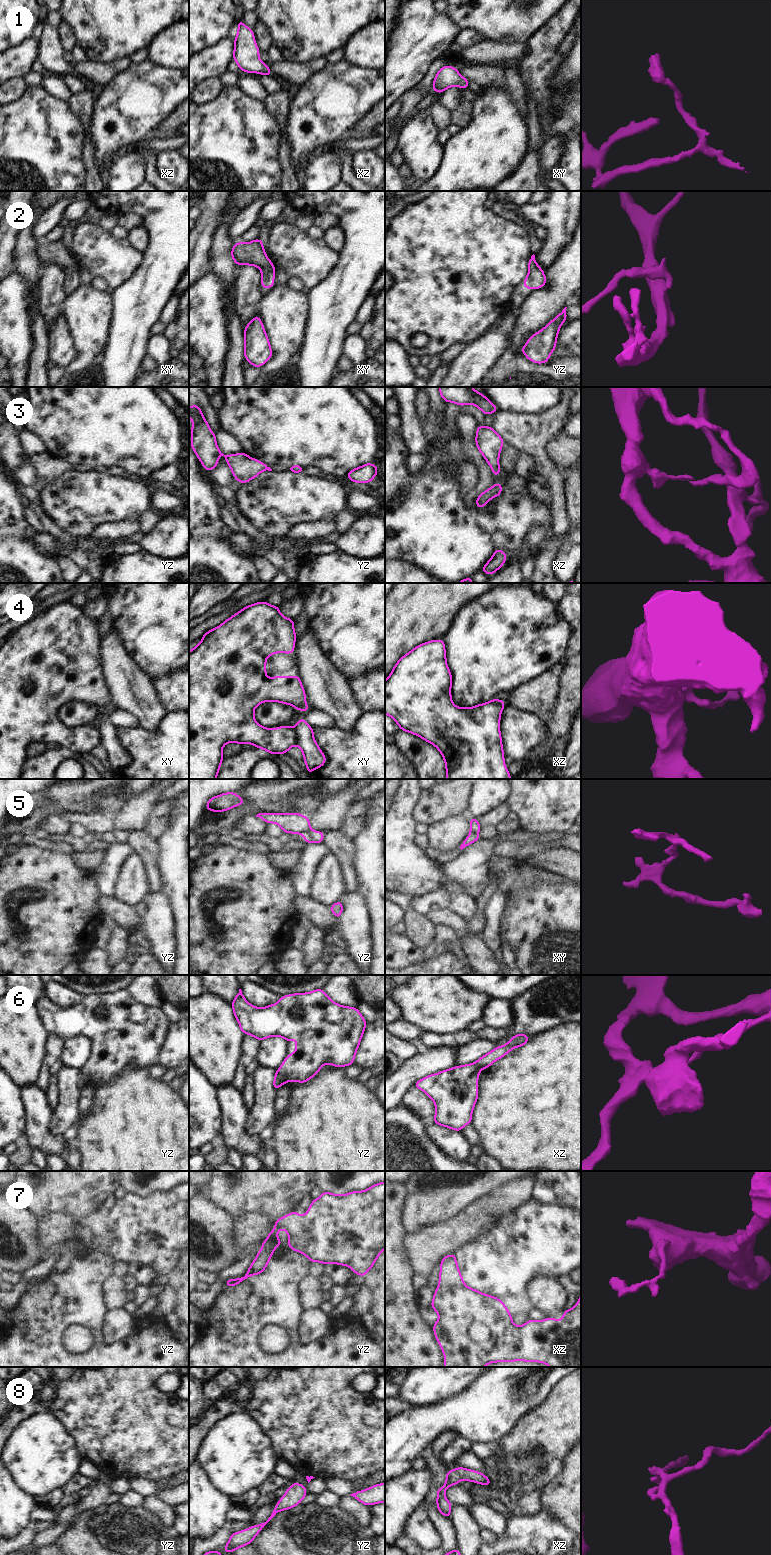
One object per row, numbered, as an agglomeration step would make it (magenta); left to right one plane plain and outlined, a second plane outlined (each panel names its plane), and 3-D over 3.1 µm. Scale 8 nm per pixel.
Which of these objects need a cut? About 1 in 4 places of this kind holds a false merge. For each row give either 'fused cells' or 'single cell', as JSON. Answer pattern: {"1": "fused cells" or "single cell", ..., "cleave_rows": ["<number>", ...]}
{"1": "single cell", "2": "single cell", "3": "single cell", "4": "fused cells", "5": "single cell", "6": "fused cells", "7": "single cell", "8": "single cell", "cleave_rows": ["4", "6"]}

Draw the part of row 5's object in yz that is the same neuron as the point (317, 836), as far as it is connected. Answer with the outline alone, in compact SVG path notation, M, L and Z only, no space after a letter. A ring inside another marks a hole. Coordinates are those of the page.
M259 813L256 817L261 818L268 824L276 823L283 829L283 832L303 835L307 844L321 843L324 840L324 833L321 831L312 831L309 817L299 813Z

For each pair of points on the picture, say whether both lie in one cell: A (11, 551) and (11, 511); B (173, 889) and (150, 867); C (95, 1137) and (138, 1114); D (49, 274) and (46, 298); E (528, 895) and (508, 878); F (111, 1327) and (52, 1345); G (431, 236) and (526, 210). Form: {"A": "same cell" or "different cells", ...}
{"A": "same cell", "B": "different cells", "C": "same cell", "D": "same cell", "E": "different cells", "F": "different cells", "G": "different cells"}

